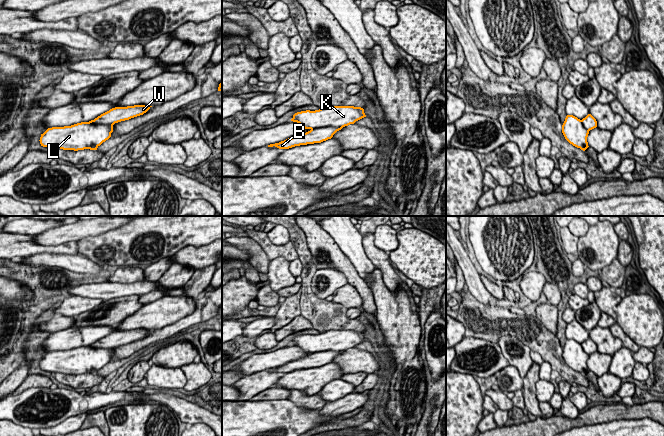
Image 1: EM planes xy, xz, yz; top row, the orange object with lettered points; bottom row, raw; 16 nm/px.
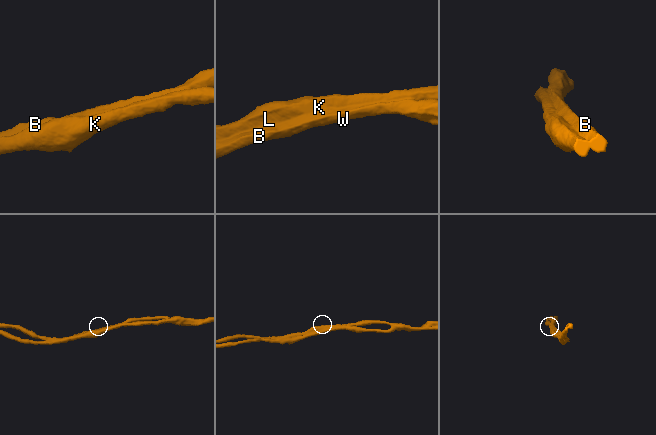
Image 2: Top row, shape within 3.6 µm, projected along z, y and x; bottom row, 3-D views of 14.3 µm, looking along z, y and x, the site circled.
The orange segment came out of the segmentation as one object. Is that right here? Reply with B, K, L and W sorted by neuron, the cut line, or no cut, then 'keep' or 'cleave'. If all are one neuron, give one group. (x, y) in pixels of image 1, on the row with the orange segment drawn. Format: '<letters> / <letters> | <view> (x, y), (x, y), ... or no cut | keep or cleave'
B K L W | no cut | keep

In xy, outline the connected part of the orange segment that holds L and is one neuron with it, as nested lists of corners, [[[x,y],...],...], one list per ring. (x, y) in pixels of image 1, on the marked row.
[[[134,105],[115,107],[89,122],[71,126],[48,128],[40,137],[43,147],[63,150],[97,150],[111,137],[115,123],[143,115],[152,106]]]

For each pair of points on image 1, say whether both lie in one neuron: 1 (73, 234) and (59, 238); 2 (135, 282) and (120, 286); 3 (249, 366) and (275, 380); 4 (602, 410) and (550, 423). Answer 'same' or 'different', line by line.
1: same
2: same
3: different
4: same

